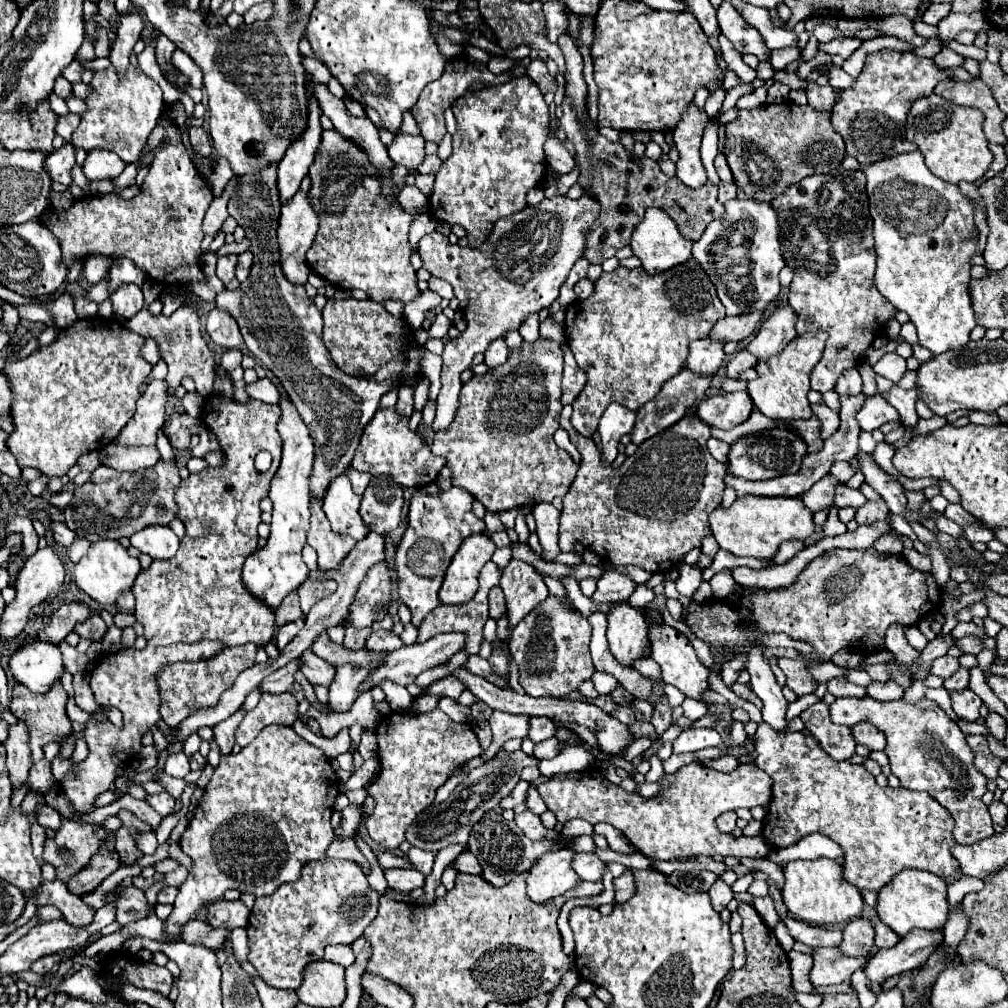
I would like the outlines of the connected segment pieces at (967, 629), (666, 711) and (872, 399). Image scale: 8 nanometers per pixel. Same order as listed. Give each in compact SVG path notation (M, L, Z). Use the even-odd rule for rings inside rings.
M957 622L957 626L951 630L951 638L953 638L953 640L959 640L959 638L969 636L969 634L983 636L985 630L983 630L983 628L977 628L973 622Z
M663 696L654 706L651 723L655 727L657 735L662 734L672 725L672 707L667 696Z
M881 394L865 396L865 402L857 412L857 422L861 430L867 430L867 432L871 432L873 428L881 428L881 424L891 422L895 418L899 418L897 410Z

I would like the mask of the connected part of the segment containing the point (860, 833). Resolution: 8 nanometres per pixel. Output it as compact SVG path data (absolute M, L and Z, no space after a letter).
M763 720L759 722L759 728L753 738L753 748L757 752L755 762L773 778L773 796L763 818L763 838L765 842L769 842L773 850L793 846L803 836L809 836L813 832L825 834L843 848L843 878L859 890L871 890L875 894L905 868L927 870L941 878L959 872L959 862L951 856L951 846L957 844L953 838L955 822L951 814L927 792L911 792L905 788L881 788L861 764L851 764L849 760L835 762L831 756L823 752L815 738L807 738L799 732L775 734L775 730L771 730L771 726L767 726L767 722Z

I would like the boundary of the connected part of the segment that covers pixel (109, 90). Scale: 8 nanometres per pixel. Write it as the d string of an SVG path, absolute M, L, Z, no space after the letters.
M109 66L107 70L97 70L91 86L93 86L93 94L85 98L87 112L81 116L81 124L75 130L71 142L87 152L103 148L115 152L127 164L137 162L151 130L155 128L161 116L161 108L163 108L161 88L157 86L157 82L153 82L139 68L133 66L129 66L127 76L123 80L115 76L113 66Z

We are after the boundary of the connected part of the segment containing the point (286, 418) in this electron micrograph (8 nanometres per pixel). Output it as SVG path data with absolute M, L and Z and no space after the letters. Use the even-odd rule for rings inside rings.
M289 398L281 400L281 410L283 418L279 420L277 430L283 440L283 460L275 478L271 480L269 490L269 498L273 502L271 534L267 538L267 544L251 554L241 570L243 584L247 586L249 594L265 602L265 606L269 606L271 610L275 610L283 602L283 598L289 592L297 590L309 576L309 568L301 558L301 550L305 546L309 530L309 476L313 470L313 440Z

